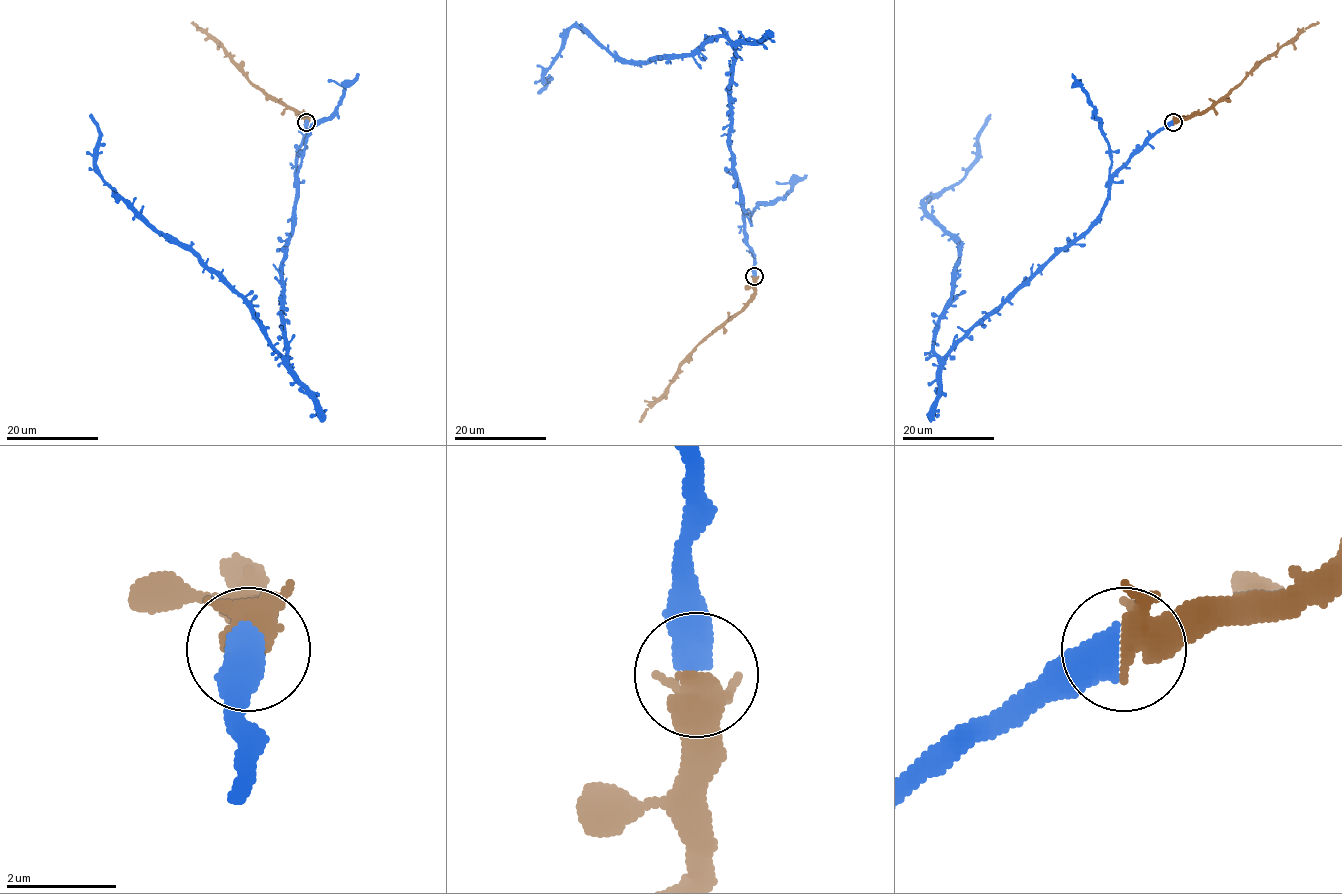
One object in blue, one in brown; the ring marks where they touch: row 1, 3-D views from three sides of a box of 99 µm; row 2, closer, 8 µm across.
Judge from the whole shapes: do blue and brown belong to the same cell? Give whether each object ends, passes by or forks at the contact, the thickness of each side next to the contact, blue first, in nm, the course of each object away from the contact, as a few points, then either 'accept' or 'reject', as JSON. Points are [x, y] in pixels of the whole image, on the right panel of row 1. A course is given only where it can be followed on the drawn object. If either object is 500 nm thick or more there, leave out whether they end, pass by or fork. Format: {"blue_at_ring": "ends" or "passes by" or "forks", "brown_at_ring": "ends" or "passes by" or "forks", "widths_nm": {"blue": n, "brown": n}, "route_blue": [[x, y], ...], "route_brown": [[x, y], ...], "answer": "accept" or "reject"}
{"widths_nm": {"blue": 600, "brown": 480}, "route_blue": [[1172, 122], [1112, 178], [1102, 214], [940, 357], [933, 338], [959, 250], [924, 200], [964, 176], [990, 114]], "route_brown": [[1173, 122], [1201, 115], [1303, 28], [1319, 22]], "answer": "accept"}

